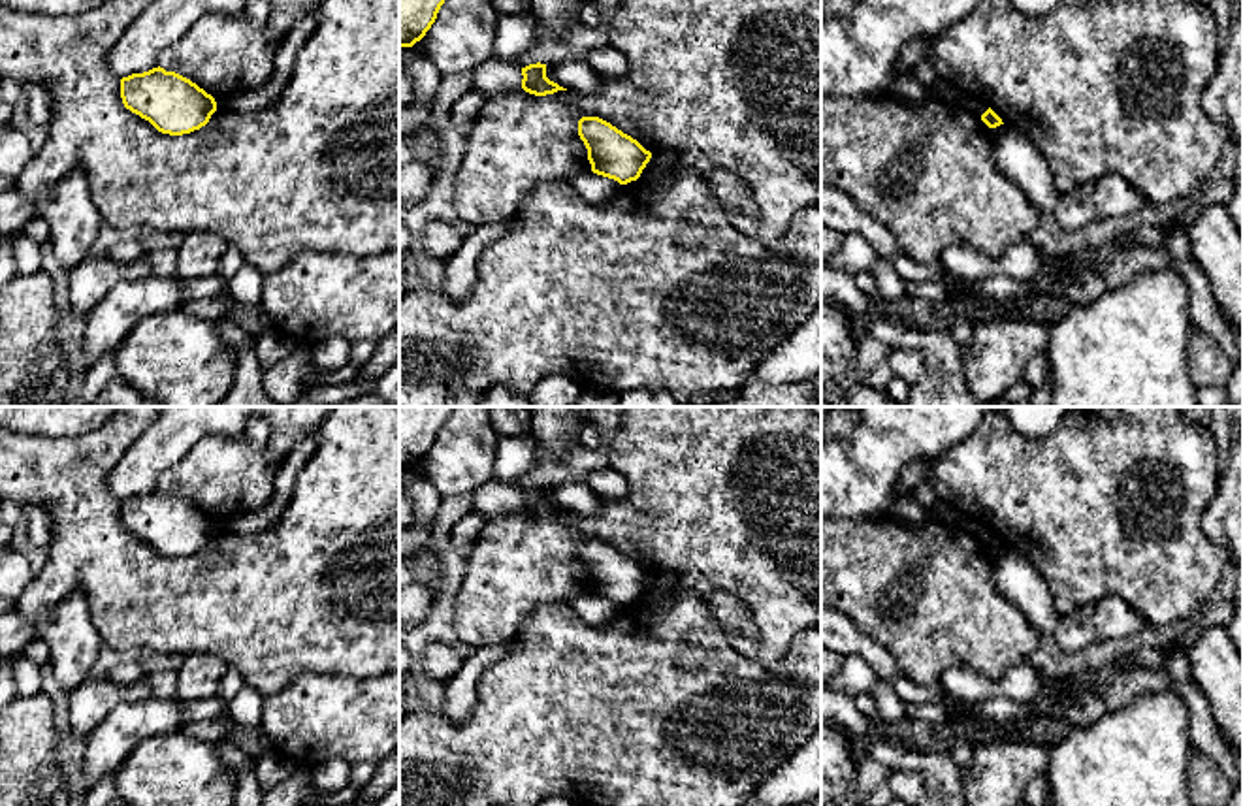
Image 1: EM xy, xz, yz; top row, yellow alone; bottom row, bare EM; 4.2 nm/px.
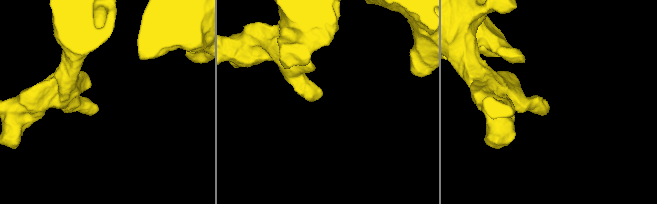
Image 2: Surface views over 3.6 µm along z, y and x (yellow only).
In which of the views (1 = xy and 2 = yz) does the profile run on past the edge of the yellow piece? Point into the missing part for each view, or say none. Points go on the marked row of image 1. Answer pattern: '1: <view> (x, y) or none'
1: none
2: none

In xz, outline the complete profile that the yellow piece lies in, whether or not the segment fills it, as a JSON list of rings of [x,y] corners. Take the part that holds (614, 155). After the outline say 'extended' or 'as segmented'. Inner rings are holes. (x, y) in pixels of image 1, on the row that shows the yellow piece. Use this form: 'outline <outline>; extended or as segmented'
outline [[[582,117],[578,136],[588,149],[591,171],[620,185],[637,181],[652,158],[637,139],[599,117]]]; as segmented

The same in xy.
outline [[[160,66],[122,77],[121,98],[126,109],[170,136],[200,130],[217,111],[211,94],[190,79]]]; as segmented

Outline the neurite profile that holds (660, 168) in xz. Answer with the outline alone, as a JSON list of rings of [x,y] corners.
[[[652,154],[650,162],[642,169],[640,177],[642,181],[665,181],[669,179],[680,162],[669,160],[661,154]]]

